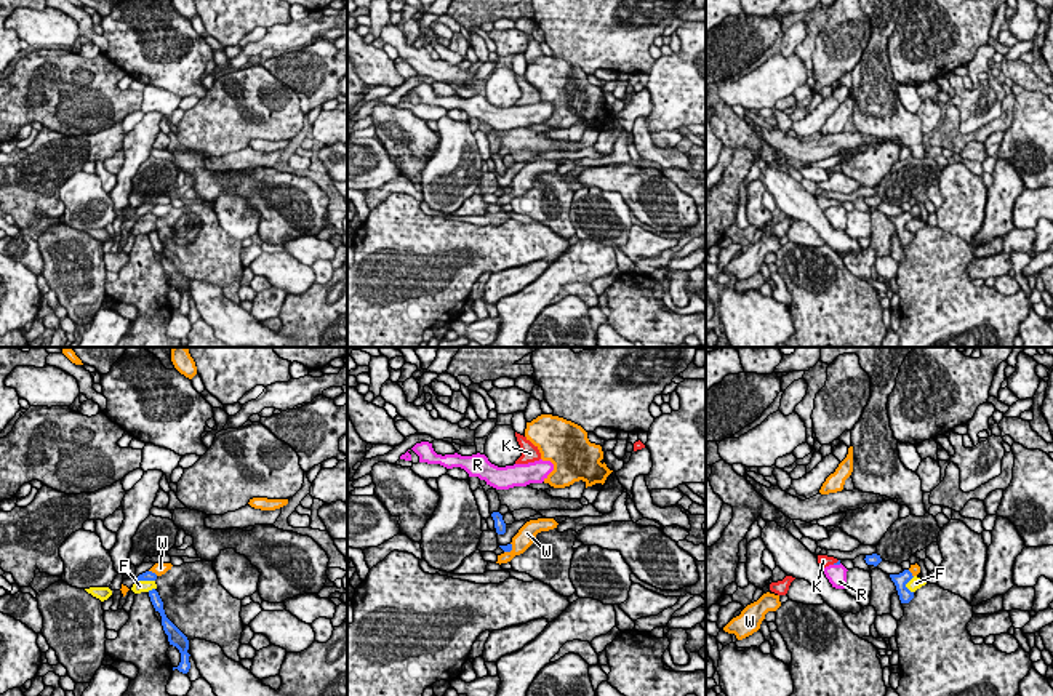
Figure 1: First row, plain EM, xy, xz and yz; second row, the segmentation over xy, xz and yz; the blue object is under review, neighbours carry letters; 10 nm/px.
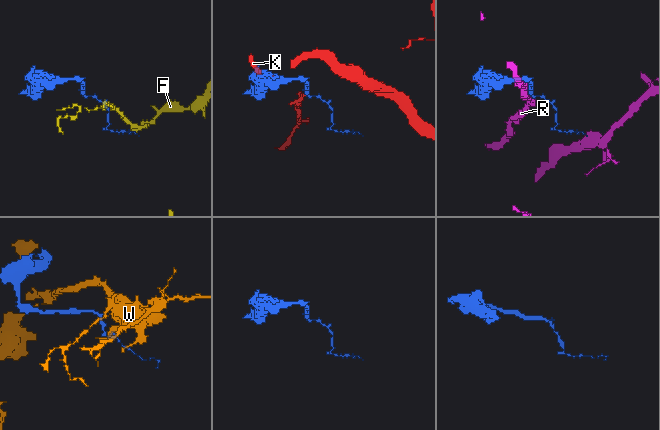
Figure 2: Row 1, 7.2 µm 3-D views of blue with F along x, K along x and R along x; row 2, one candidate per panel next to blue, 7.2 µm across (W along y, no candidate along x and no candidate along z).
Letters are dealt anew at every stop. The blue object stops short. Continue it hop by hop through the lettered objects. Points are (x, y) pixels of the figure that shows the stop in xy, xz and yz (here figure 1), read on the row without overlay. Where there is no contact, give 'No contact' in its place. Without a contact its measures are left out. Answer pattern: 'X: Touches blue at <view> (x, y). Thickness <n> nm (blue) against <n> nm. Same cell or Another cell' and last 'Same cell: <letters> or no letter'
F: Touches blue at yz (906, 224). Thickness 140 nm (blue) against 130 nm. Another cell
K: Touches blue at yz (837, 204). Thickness 30 nm (blue) against 120 nm. Same cell
R: Touches blue at yz (837, 205). Thickness 30 nm (blue) against 190 nm. Another cell
W: Touches blue at xz (511, 191). Thickness 70 nm (blue) against 180 nm. Another cell
Same cell: K

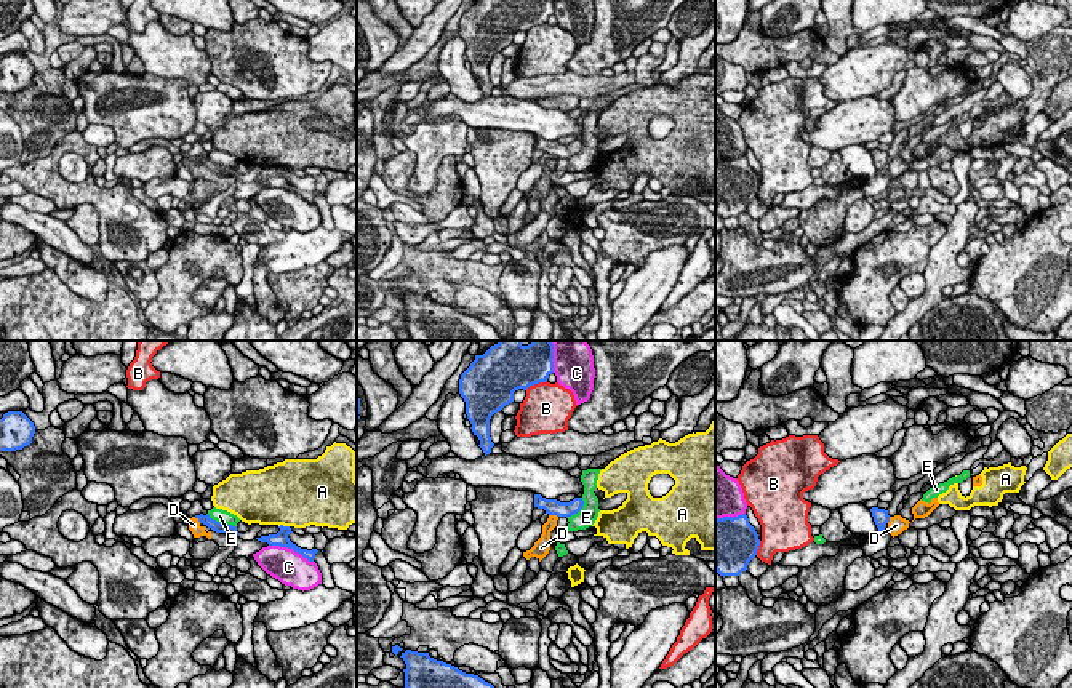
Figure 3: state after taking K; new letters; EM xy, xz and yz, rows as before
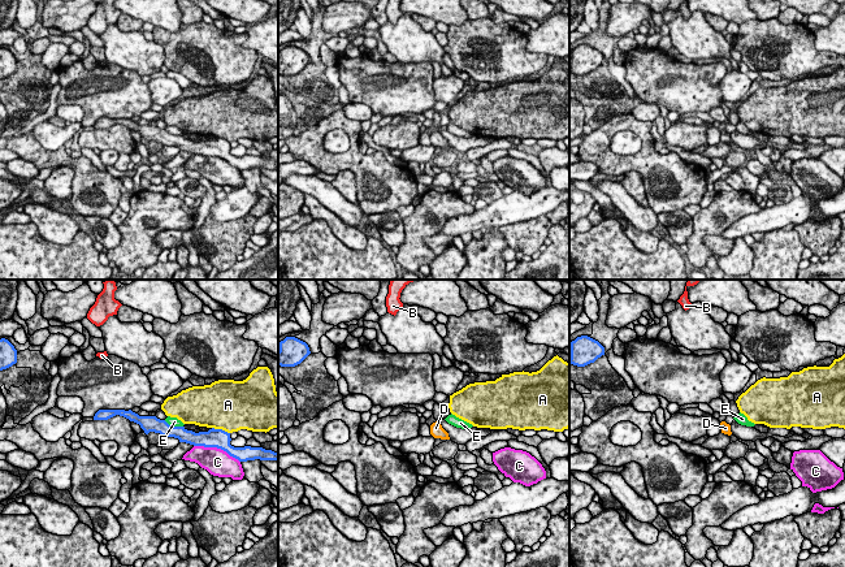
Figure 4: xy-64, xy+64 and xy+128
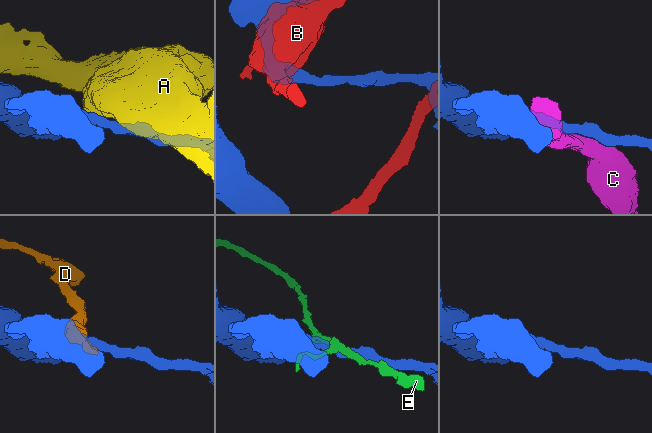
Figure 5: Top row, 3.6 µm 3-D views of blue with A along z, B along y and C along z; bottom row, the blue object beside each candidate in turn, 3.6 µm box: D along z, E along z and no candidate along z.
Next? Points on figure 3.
A: Touches blue at xy (282, 167). Thickness 140 nm (blue) against 500 nm. Another cell
B: Touches blue at xz (535, 24). Thickness 320 nm (blue) against 420 nm. Another cell
C: Touches blue at xy (292, 189). Thickness 140 nm (blue) against 340 nm. Another cell
D: Touches blue at xz (554, 156). Thickness 160 nm (blue) against 120 nm. Another cell
E: Touches blue at xy (221, 165). Thickness 100 nm (blue) against 130 nm. Another cell
Same cell: no letter

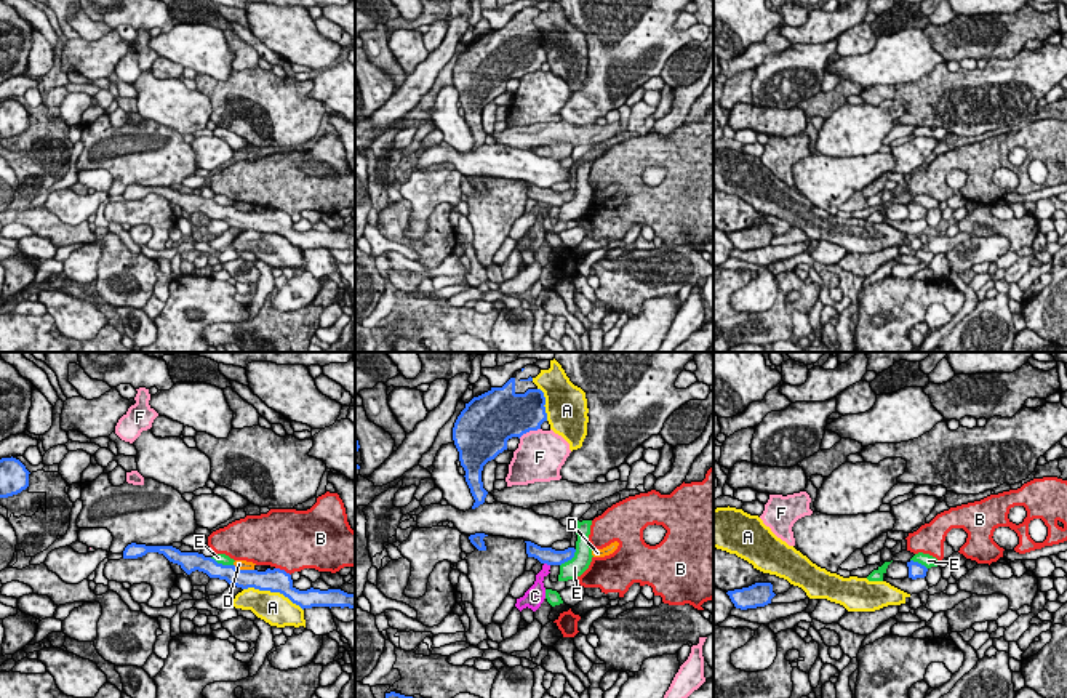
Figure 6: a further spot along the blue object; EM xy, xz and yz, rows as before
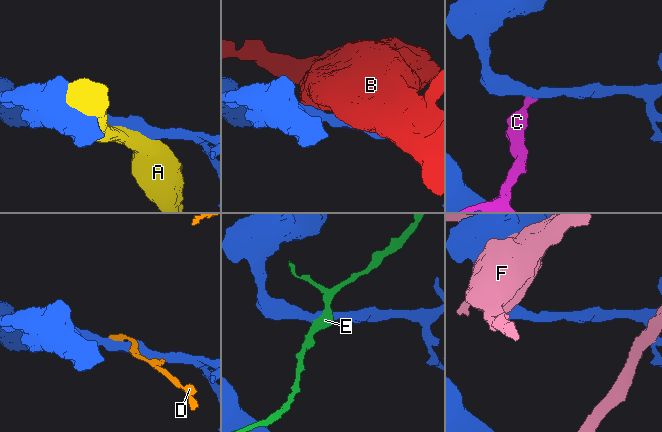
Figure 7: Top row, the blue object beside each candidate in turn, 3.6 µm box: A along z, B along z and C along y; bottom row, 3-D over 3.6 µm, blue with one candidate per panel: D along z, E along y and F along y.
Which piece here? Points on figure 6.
A: Touches blue at xy (274, 232). Thickness 240 nm (blue) against 320 nm. Another cell
B: Touches blue at xy (283, 212). Thickness 240 nm (blue) against 500 nm. Another cell
C: Touches blue at xz (547, 205). Thickness 170 nm (blue) against 120 nm. Another cell
D: Touches blue at xy (243, 212). Thickness 190 nm (blue) against 100 nm. Another cell
E: Touches blue at xy (221, 205). Thickness 190 nm (blue) against 100 nm. Another cell
F: Touches blue at xz (528, 72). Thickness 460 nm (blue) against 460 nm. Another cell
Same cell: no letter

